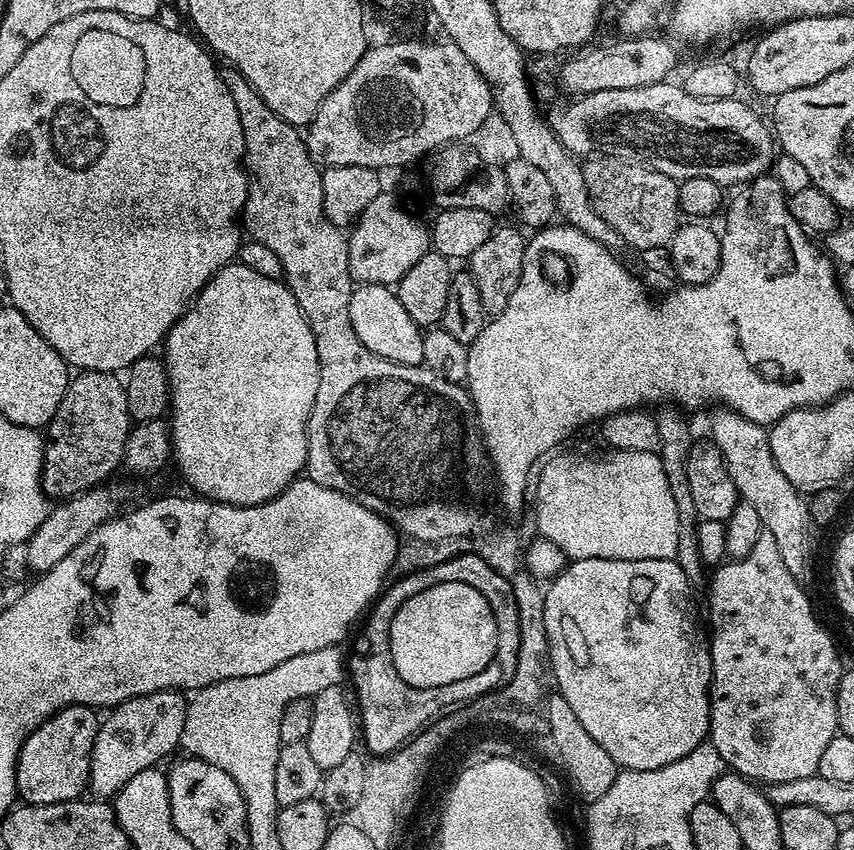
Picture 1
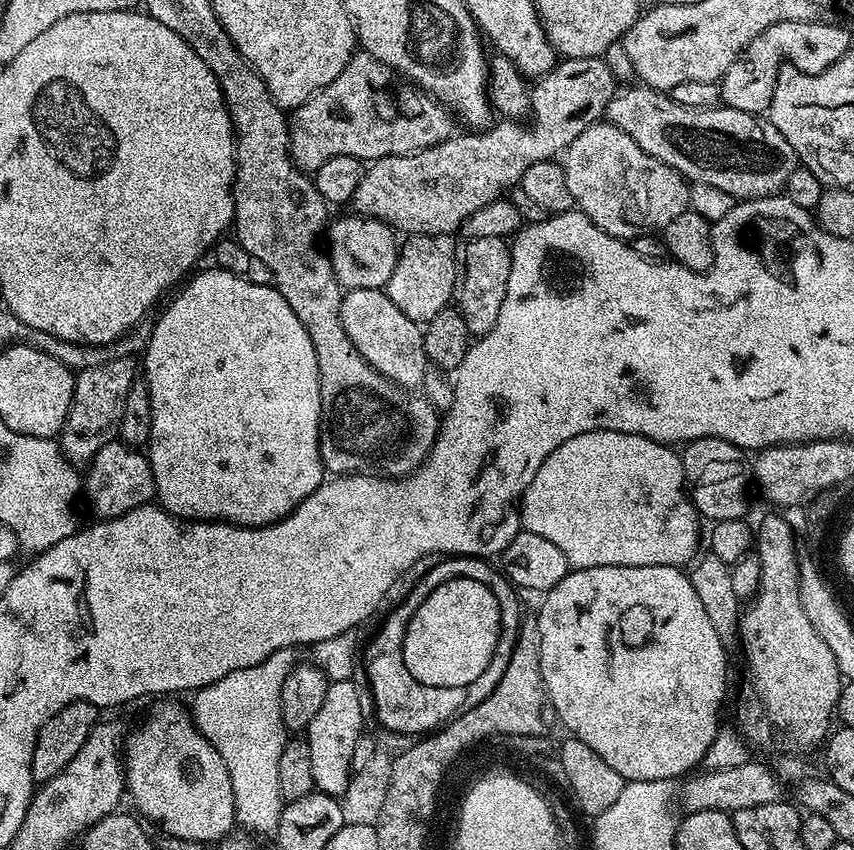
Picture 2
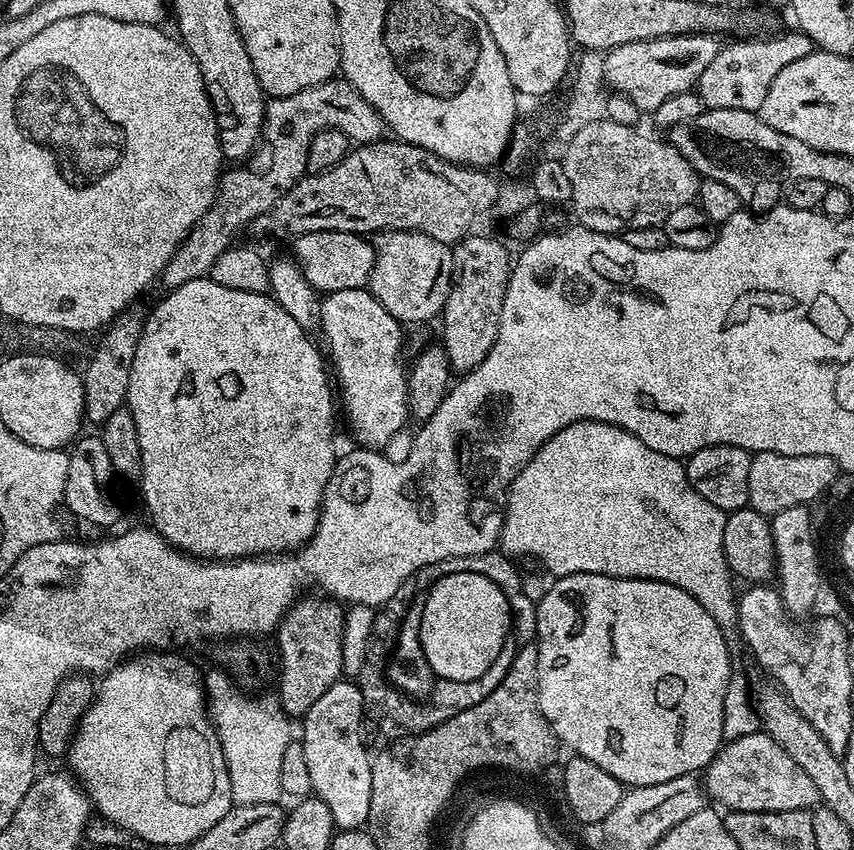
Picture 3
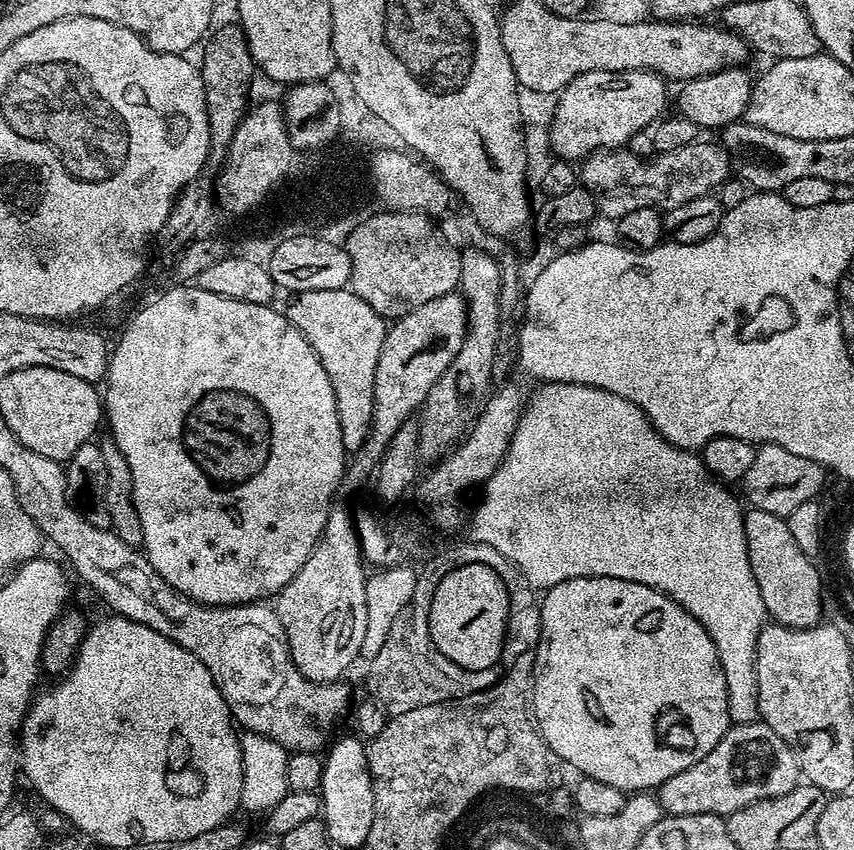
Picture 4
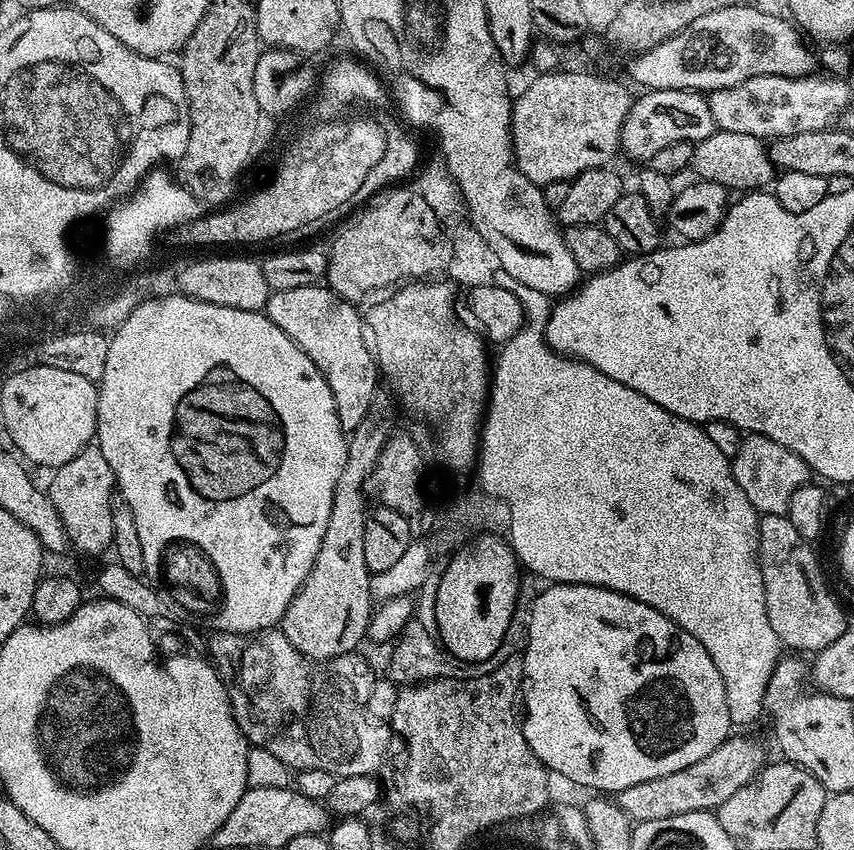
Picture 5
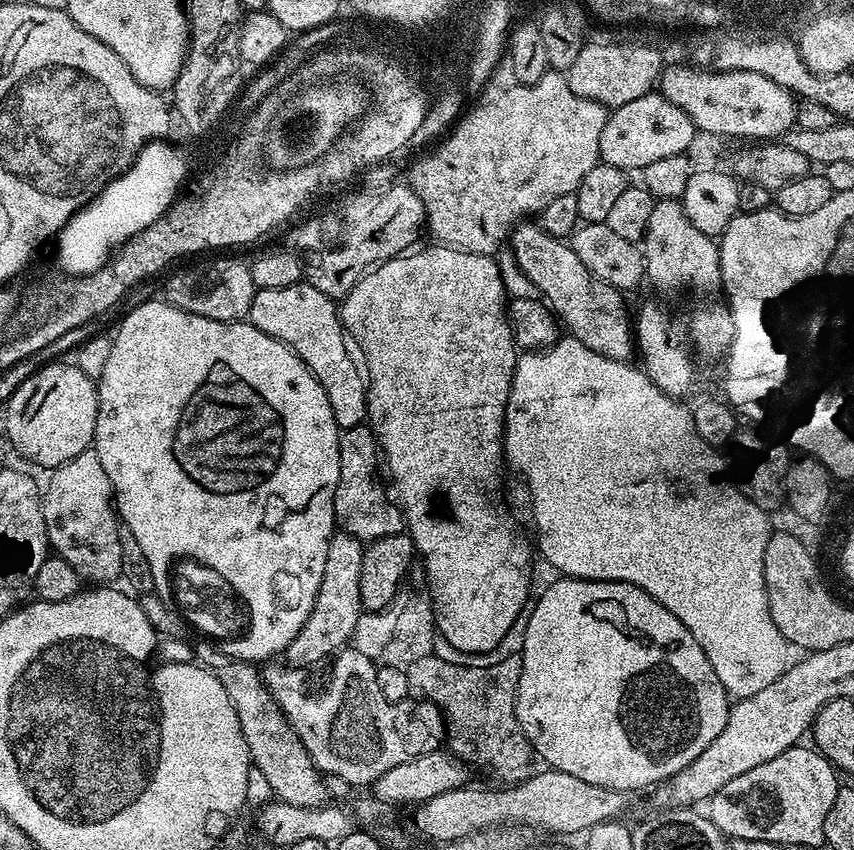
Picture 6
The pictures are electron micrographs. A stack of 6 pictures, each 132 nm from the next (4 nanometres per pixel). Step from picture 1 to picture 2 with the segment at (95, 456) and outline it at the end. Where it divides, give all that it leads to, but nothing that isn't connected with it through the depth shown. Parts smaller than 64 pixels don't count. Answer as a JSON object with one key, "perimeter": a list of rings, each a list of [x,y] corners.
{"perimeter":[[[131,359],[102,362],[102,366],[90,366],[75,373],[76,385],[66,414],[66,422],[58,433],[60,449],[73,466],[87,466],[110,441],[117,439],[122,422],[122,406],[126,406],[126,394],[130,394],[132,381],[137,379],[138,368]]]}

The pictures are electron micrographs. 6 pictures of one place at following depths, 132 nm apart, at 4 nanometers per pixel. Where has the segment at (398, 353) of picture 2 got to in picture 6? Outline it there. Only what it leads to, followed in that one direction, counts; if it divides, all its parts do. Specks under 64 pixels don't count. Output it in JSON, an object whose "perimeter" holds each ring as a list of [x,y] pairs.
{"perimeter":[[[306,282],[282,286],[282,290],[258,288],[247,319],[258,330],[262,330],[262,334],[286,345],[311,370],[322,390],[326,390],[326,398],[334,410],[334,418],[340,429],[353,428],[367,421],[366,380],[361,365],[357,361],[356,365],[348,353],[349,341],[340,323],[337,301],[322,294],[322,290],[314,290],[314,286]]]}

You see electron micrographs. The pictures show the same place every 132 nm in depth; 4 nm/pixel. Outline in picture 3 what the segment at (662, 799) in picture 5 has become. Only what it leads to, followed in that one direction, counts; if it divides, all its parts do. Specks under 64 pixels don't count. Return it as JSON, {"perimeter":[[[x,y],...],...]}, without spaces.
{"perimeter":[[[763,730],[727,741],[703,769],[702,787],[713,805],[730,812],[812,810],[820,800],[818,786],[810,782],[806,770]]]}

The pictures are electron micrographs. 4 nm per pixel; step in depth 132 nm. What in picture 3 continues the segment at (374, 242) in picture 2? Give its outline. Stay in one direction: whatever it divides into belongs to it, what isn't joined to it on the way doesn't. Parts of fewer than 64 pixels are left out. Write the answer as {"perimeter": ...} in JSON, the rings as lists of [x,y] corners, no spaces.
{"perimeter":[[[311,232],[295,237],[294,244],[296,265],[317,293],[363,288],[372,276],[376,250],[373,241],[363,235],[355,232]]]}

